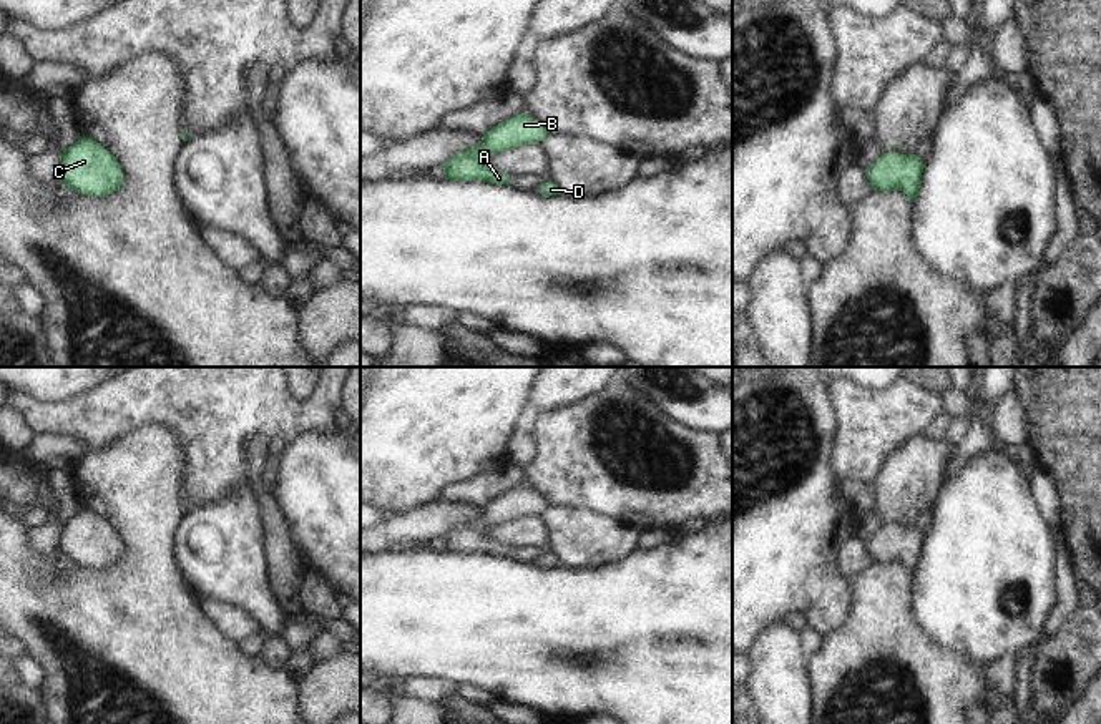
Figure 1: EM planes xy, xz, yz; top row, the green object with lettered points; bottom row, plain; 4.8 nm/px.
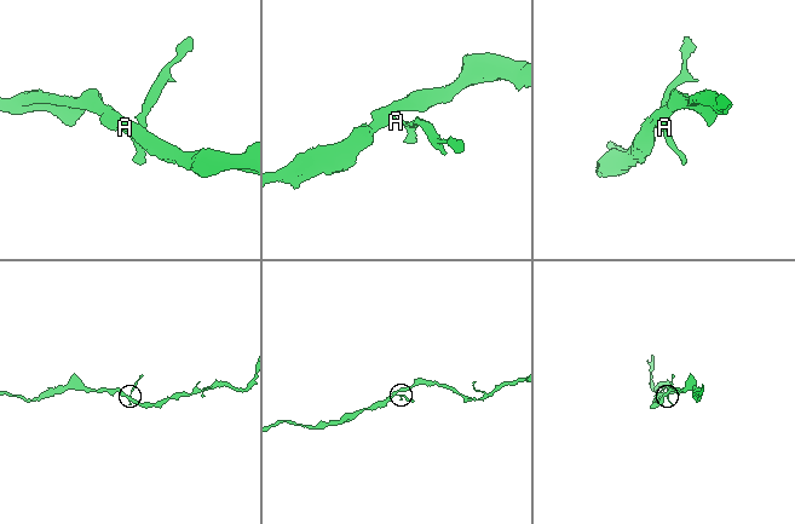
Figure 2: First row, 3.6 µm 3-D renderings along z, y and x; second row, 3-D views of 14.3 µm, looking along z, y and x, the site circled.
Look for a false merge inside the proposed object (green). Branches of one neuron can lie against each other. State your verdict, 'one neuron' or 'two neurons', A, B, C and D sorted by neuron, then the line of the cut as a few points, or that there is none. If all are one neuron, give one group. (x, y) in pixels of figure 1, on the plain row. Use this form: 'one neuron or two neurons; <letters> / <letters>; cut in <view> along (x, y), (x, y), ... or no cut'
one neuron; A B C D; no cut

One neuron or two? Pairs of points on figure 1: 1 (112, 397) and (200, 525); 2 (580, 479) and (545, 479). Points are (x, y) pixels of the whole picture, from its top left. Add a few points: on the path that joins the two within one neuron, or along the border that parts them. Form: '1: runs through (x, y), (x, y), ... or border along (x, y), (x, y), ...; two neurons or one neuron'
1: border along (226, 497), (203, 503), (190, 512); two neurons
2: runs through (572, 479), (553, 479); one neuron

